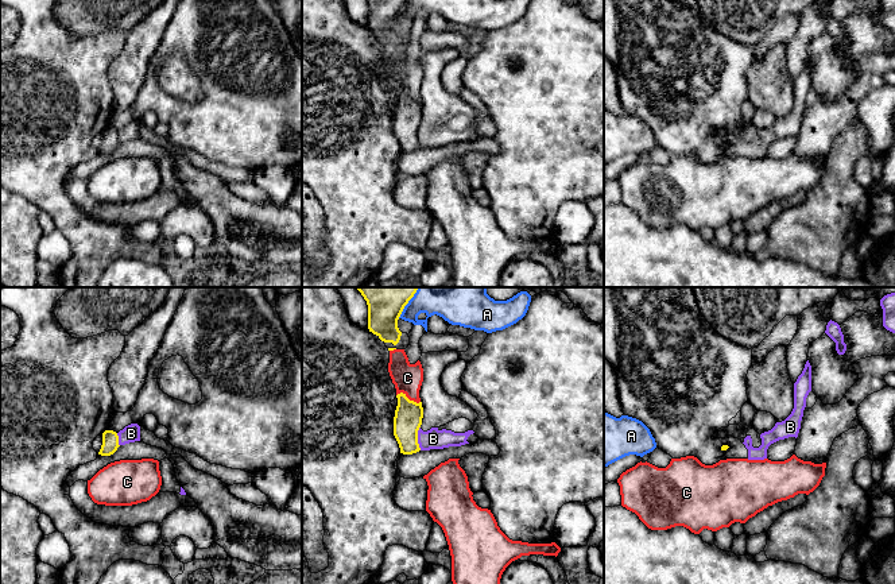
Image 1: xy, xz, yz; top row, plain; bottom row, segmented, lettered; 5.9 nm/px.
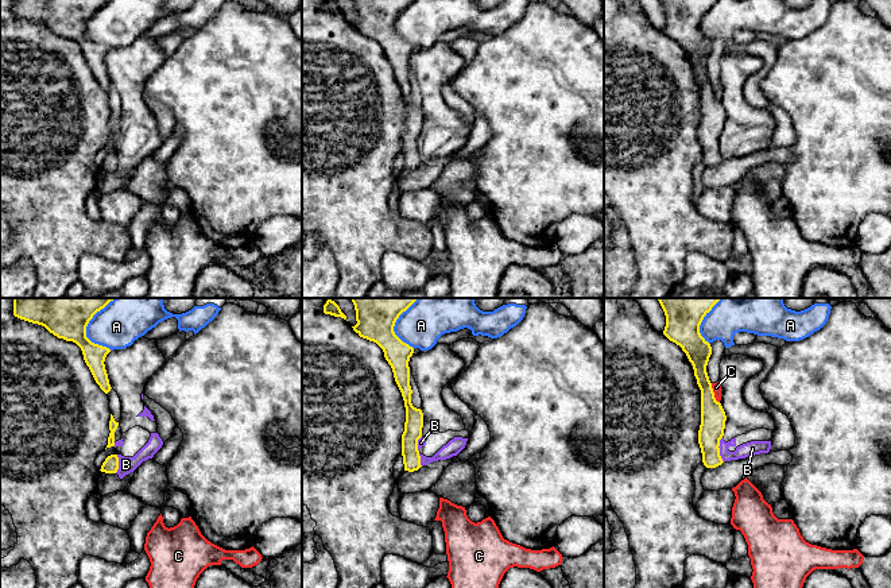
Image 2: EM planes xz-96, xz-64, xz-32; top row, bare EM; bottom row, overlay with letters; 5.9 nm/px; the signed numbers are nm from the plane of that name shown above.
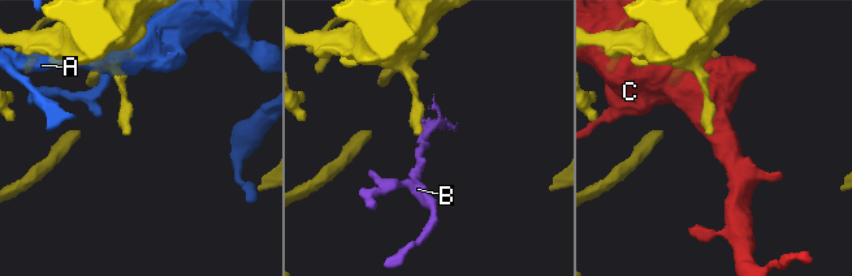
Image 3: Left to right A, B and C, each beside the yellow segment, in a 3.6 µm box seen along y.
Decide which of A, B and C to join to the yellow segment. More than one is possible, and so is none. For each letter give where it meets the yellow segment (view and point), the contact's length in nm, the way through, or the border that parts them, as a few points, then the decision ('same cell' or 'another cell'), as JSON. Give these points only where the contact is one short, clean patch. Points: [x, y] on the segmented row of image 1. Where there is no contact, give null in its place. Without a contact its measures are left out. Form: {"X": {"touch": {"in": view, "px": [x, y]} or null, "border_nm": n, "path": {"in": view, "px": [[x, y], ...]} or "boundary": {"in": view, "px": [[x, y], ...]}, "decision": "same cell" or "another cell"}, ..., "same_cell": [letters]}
{"A": {"touch": {"in": "xz", "px": [407, 302]}, "border_nm": 220, "decision": "another cell"}, "B": {"touch": {"in": "xz", "px": [417, 439]}, "border_nm": 140, "boundary": {"in": "xz", "px": [[419, 426], [418, 447], [421, 449]]}, "decision": "another cell"}, "C": {"touch": {"in": "xz", "px": [407, 398]}, "border_nm": 150, "decision": "another cell"}, "same_cell": []}

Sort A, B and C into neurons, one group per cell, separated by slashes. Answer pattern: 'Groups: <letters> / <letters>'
Groups: A / B / C

